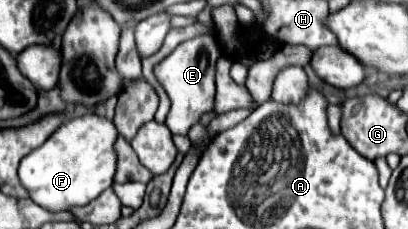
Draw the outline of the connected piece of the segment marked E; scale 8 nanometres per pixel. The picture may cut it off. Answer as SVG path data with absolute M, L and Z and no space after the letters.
M199 35L189 41L183 41L169 57L165 57L155 67L155 75L171 99L171 111L165 121L171 133L187 135L189 127L197 123L203 113L213 111L215 61L219 59L219 55L221 55L221 49L219 49L217 39L211 35Z

